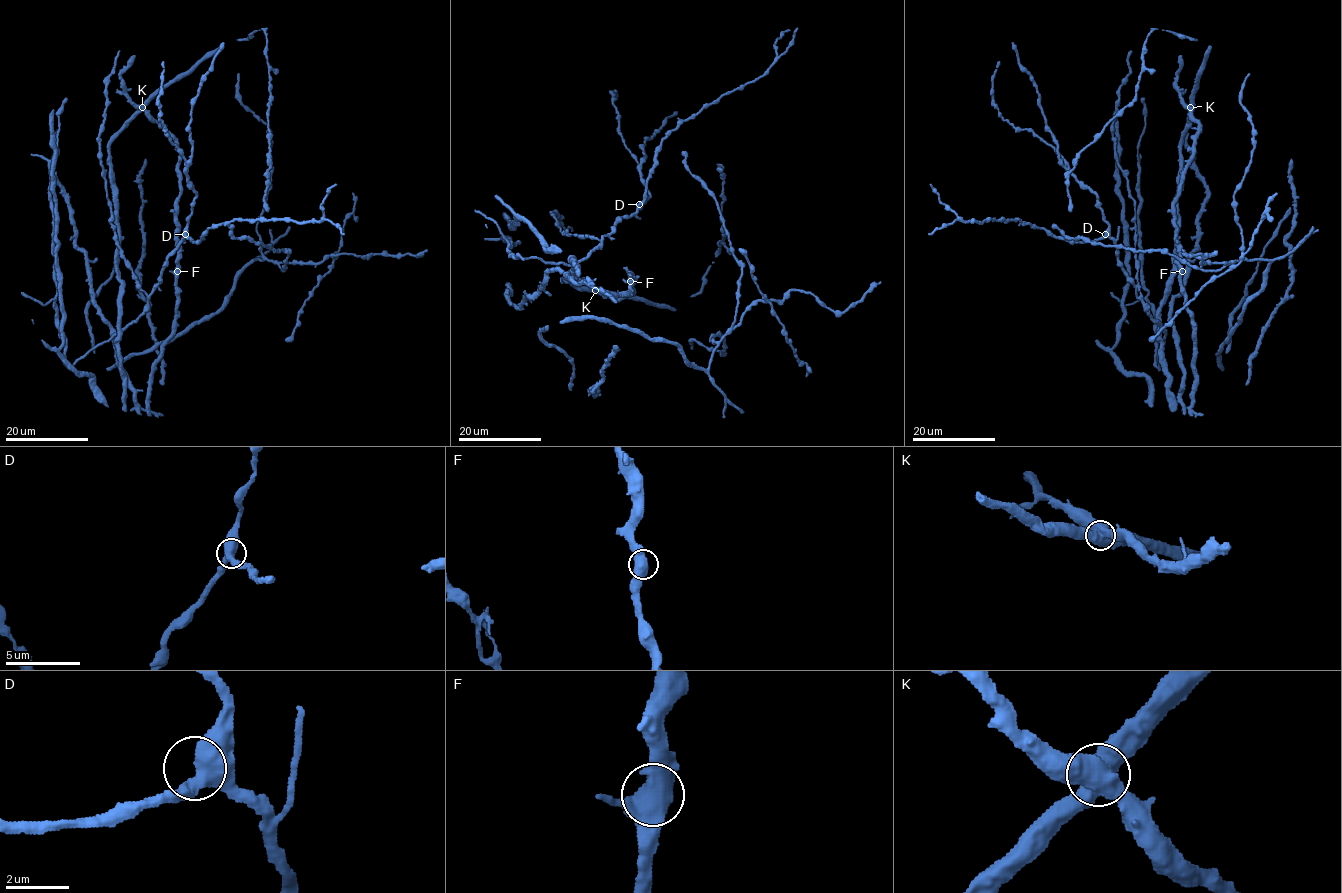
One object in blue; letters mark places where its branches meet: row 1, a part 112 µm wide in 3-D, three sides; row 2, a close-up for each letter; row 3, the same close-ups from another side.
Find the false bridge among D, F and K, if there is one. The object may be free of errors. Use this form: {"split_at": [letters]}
{"split_at": []}

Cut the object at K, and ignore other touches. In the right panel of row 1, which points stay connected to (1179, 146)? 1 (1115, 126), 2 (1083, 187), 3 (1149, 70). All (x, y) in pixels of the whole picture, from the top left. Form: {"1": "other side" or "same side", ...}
{"1": "other side", "2": "other side", "3": "same side"}

